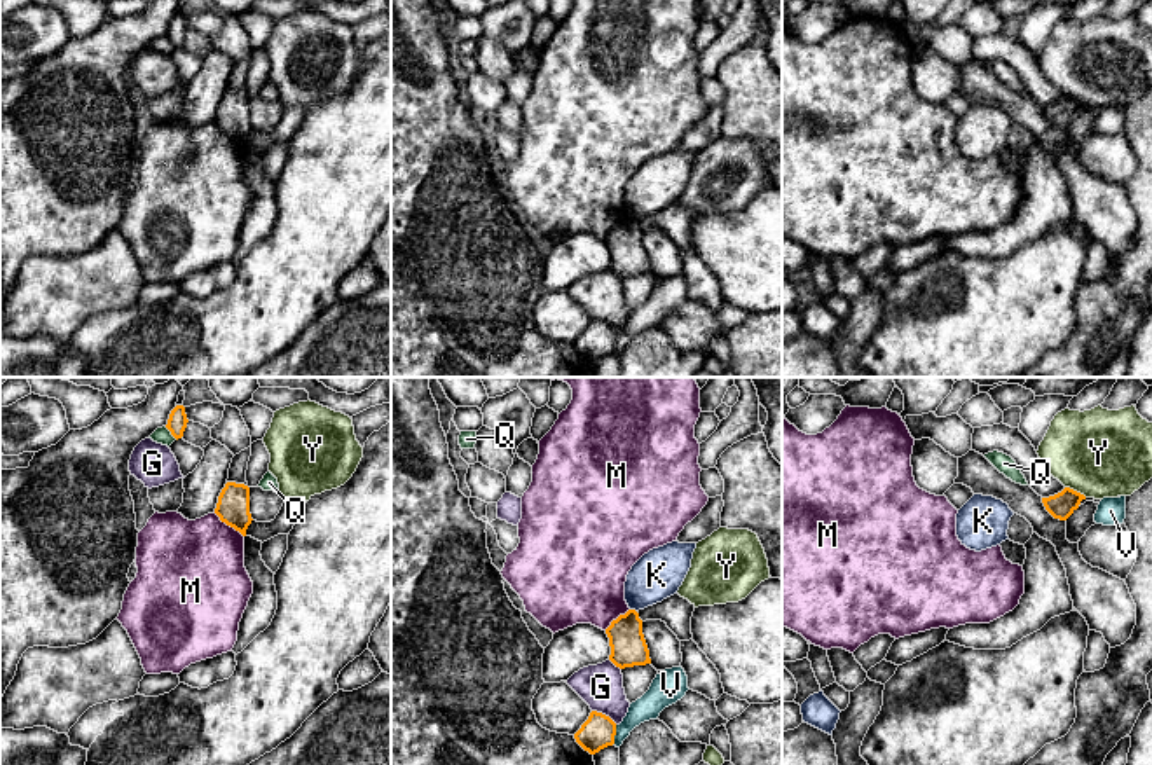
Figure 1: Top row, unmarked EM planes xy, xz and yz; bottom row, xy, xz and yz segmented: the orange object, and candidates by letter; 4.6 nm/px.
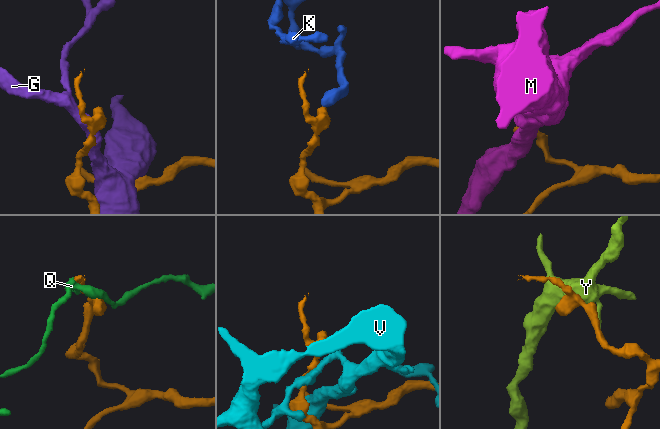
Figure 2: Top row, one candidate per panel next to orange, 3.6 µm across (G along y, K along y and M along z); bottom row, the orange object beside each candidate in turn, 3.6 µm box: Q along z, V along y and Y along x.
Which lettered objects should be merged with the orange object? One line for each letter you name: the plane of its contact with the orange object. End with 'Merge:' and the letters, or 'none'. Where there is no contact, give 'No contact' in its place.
Merge: none

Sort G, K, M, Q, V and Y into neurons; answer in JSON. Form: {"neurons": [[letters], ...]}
{"neurons": [["G"], ["K"], ["M"], ["Q"], ["V"], ["Y"]]}

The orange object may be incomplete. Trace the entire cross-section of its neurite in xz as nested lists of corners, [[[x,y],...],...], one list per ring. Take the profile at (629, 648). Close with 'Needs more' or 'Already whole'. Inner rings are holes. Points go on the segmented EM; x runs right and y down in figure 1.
[[[635,610],[620,615],[606,629],[609,638],[609,660],[620,667],[634,667],[651,664],[649,650],[642,634],[642,620]]]. Already whole

